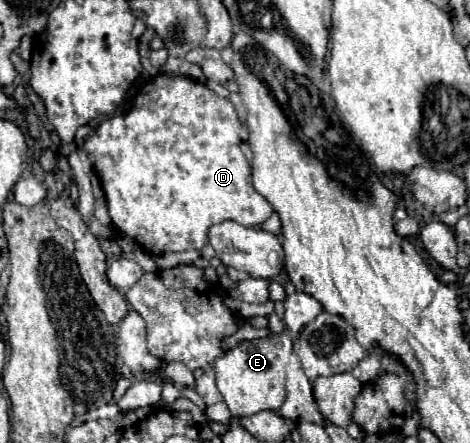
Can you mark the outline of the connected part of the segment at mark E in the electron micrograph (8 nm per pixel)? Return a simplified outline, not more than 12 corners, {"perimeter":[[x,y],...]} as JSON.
{"perimeter":[[286,333],[212,363],[234,419],[284,403]]}

